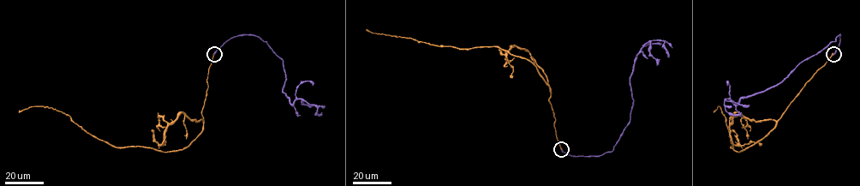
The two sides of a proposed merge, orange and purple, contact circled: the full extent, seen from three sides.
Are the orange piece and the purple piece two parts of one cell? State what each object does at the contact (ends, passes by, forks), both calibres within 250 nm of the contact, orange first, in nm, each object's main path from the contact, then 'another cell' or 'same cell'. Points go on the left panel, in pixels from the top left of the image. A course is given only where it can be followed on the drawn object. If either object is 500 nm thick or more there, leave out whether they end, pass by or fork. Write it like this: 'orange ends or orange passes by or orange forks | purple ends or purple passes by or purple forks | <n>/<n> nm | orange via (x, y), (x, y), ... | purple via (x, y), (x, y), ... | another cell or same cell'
orange ends | purple ends | 480/260 nm | orange via (214, 54), (201, 111), (203, 129), (180, 150), (114, 147), (51, 108), (31, 106), (19, 112) | purple via (214, 54), (232, 38), (259, 38), (283, 61), (283, 90), (289, 102), (303, 99), (321, 112) | another cell

